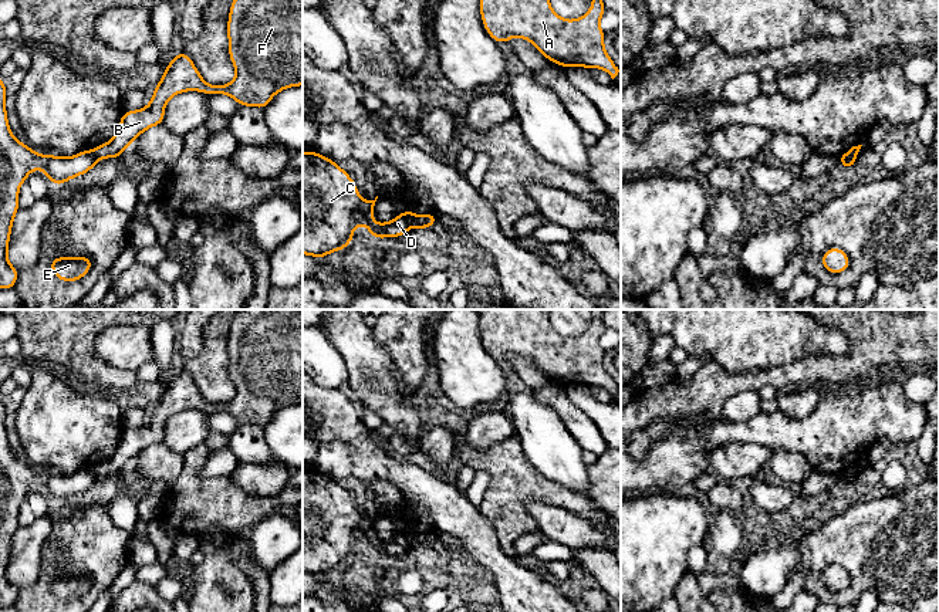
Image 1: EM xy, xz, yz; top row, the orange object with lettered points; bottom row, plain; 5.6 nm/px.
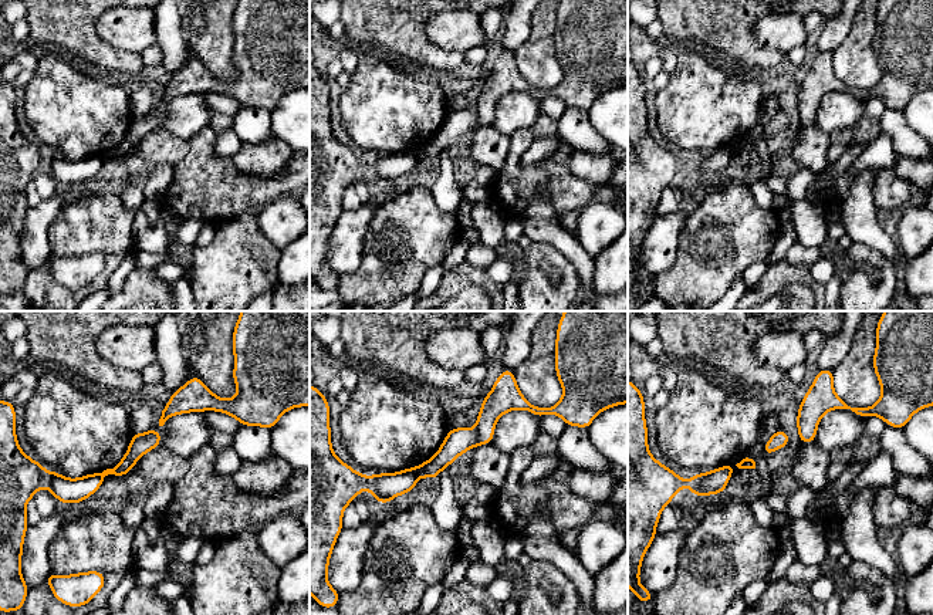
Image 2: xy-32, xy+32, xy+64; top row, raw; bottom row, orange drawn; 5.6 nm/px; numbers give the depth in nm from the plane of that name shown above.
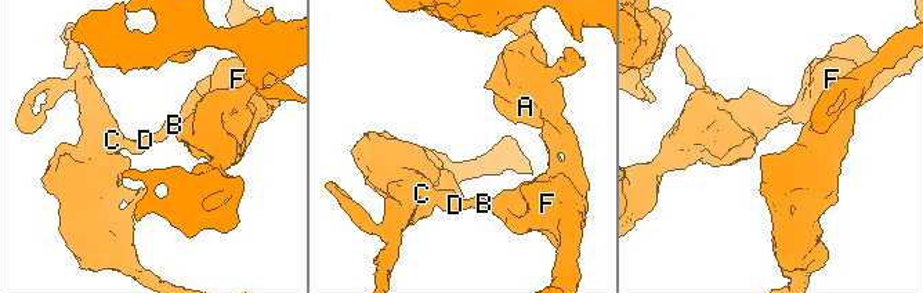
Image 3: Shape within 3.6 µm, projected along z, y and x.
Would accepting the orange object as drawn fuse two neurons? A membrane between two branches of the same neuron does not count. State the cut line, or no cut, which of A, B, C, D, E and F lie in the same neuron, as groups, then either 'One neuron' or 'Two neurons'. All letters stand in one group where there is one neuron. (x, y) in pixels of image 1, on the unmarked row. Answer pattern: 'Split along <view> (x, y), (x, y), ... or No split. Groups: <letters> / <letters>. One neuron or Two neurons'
Split along xz (415, 533), (411, 544). Groups: A B F / C D E. Two neurons

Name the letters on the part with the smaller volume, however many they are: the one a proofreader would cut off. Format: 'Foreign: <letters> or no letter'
Foreign: C, D, E

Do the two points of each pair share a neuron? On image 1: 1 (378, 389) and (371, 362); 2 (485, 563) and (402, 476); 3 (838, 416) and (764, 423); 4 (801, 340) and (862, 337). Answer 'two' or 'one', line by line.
1: one
2: one
3: one
4: two

